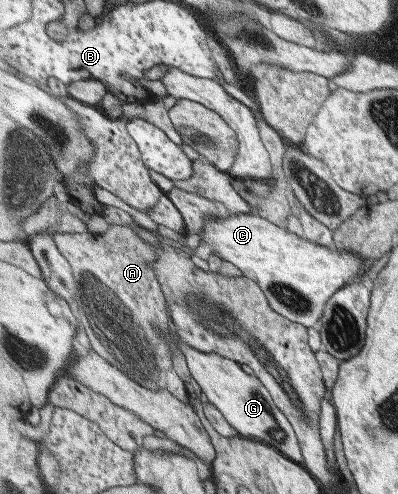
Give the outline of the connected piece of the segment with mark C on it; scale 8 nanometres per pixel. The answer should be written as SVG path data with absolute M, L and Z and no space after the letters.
M231 214L230 217L214 219L206 223L207 228L201 236L199 246L187 251L201 259L210 259L210 255L229 261L242 271L242 275L257 281L269 298L270 305L290 321L315 328L325 314L326 304L332 296L352 281L358 281L360 276L371 267L372 261L362 260L353 250L332 248L320 245L312 240L303 239L287 229L282 229L268 219L256 214Z

